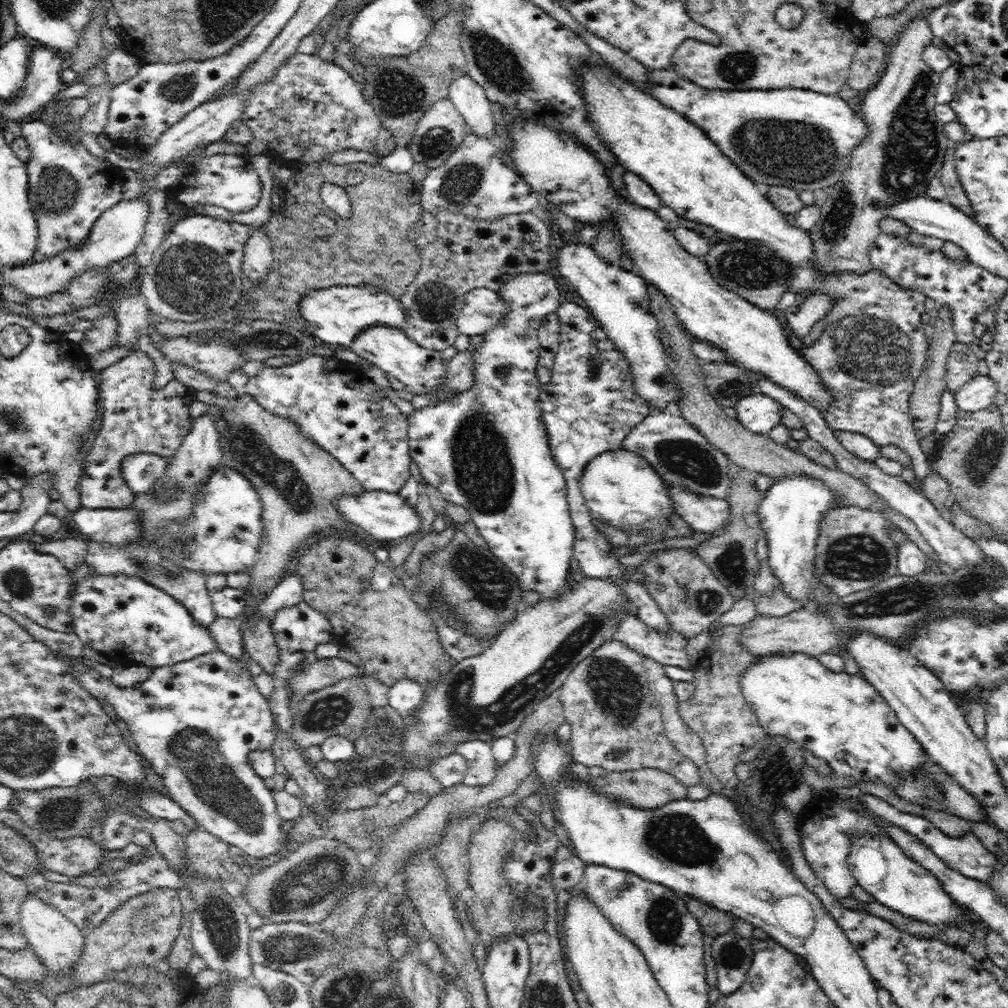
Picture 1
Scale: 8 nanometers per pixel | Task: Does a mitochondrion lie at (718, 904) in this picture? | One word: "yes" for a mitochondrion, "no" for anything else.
no

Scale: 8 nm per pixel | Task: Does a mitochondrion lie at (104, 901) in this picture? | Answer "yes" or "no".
no

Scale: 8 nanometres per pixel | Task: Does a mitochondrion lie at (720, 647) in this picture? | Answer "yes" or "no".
no

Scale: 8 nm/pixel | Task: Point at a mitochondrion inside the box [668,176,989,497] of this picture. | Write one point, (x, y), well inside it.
(871, 349)

